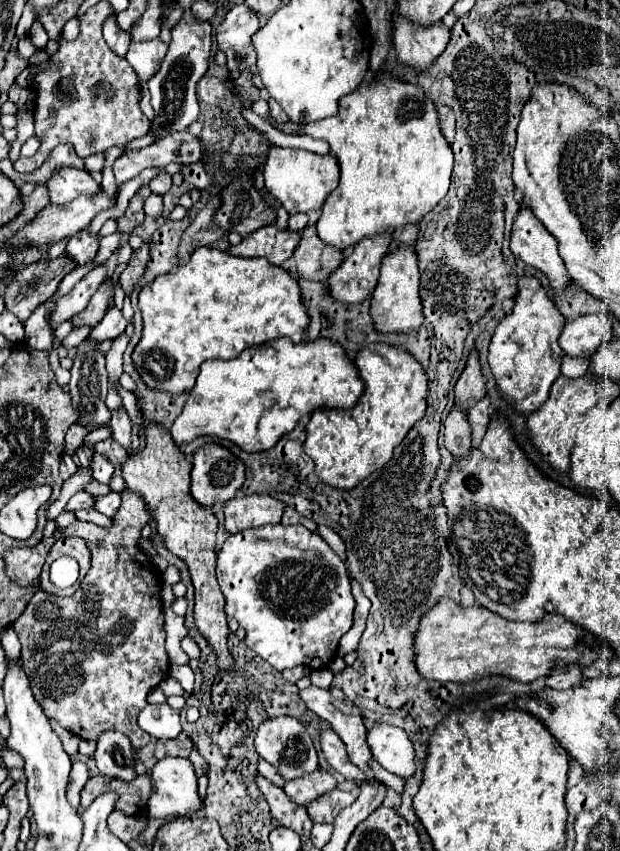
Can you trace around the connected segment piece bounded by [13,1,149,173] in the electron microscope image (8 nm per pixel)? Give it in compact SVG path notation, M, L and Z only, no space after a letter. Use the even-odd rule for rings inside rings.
M99 1L97 5L93 5L85 15L81 15L81 33L75 41L63 41L59 43L57 53L51 57L55 63L61 63L61 67L51 67L45 73L39 73L33 81L33 89L37 93L35 99L35 137L41 141L37 153L33 157L27 159L17 159L13 163L13 167L21 173L29 173L35 171L37 167L43 165L43 161L49 157L49 153L59 145L59 143L69 143L73 145L75 153L85 159L93 153L105 153L109 147L123 147L125 143L143 137L149 131L149 119L143 115L141 107L139 107L139 99L141 99L141 91L139 91L139 83L135 77L135 71L131 69L131 65L119 57L117 53L113 53L109 49L109 45L103 39L101 33L101 23L105 21L107 13L113 11L109 7L107 1Z

